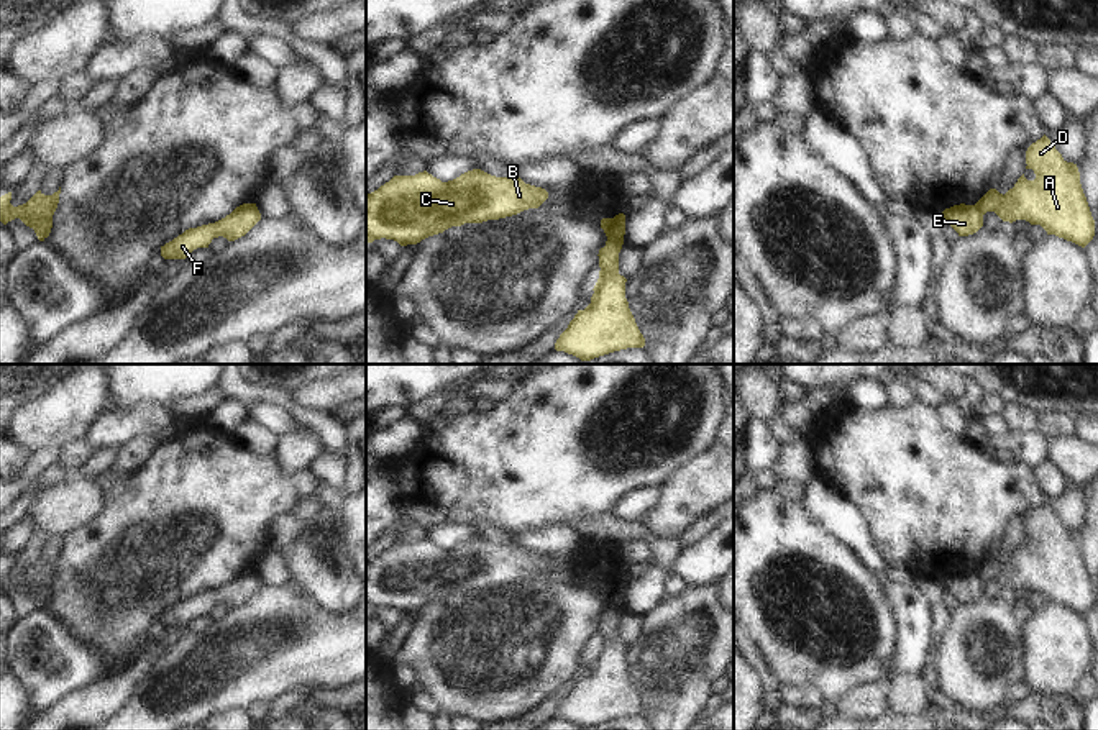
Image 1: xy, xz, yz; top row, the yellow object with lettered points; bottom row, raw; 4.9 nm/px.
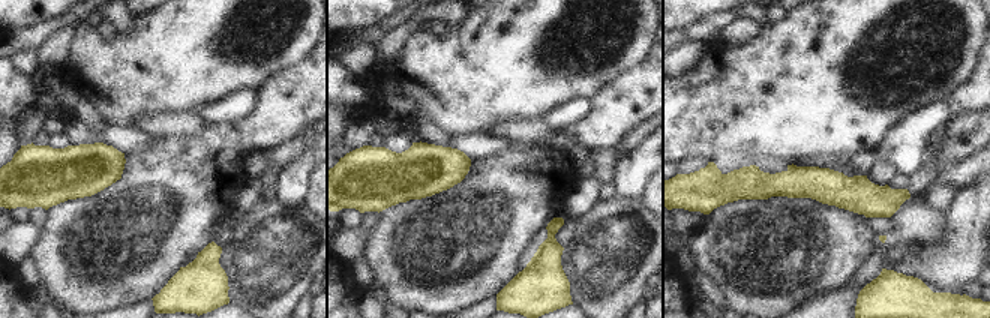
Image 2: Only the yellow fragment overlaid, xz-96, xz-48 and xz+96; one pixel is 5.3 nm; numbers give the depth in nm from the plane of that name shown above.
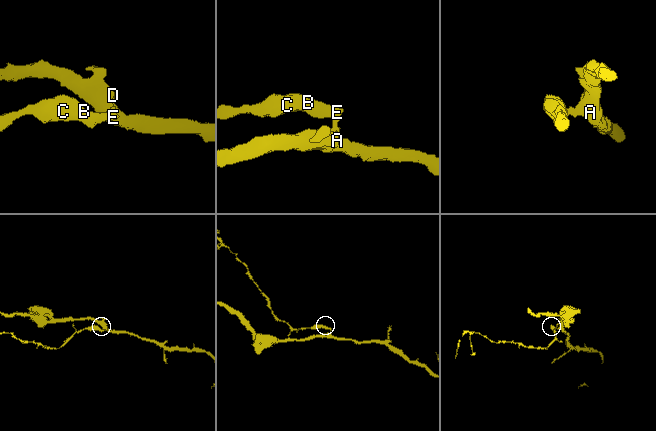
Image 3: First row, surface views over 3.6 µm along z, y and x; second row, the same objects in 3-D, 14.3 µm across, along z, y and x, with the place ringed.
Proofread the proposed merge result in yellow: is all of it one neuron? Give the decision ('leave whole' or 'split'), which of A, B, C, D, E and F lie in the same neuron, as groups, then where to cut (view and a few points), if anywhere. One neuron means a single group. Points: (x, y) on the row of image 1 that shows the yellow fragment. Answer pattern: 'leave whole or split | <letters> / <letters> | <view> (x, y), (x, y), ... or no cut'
split | A D / B C E F | xz (608, 238), (617, 238), (622, 243)

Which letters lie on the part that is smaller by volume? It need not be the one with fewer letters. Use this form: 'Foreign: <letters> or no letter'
Foreign: B, C, E, F

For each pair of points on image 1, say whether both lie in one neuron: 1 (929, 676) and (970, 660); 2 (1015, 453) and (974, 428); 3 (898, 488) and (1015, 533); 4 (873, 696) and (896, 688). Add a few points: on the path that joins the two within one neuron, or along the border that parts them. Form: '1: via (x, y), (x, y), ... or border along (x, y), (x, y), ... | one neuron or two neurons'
1: border along (944, 635), (937, 652), (939, 689) | two neurons
2: via (1005, 448), (992, 447), (983, 438) | one neuron
3: border along (1010, 522), (1005, 532) | two neurons
4: border along (887, 684), (893, 712) | two neurons

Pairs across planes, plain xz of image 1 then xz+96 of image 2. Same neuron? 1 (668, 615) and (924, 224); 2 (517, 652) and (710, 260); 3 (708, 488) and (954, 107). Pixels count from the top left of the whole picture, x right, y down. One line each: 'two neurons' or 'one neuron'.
1: two neurons
2: one neuron
3: one neuron

